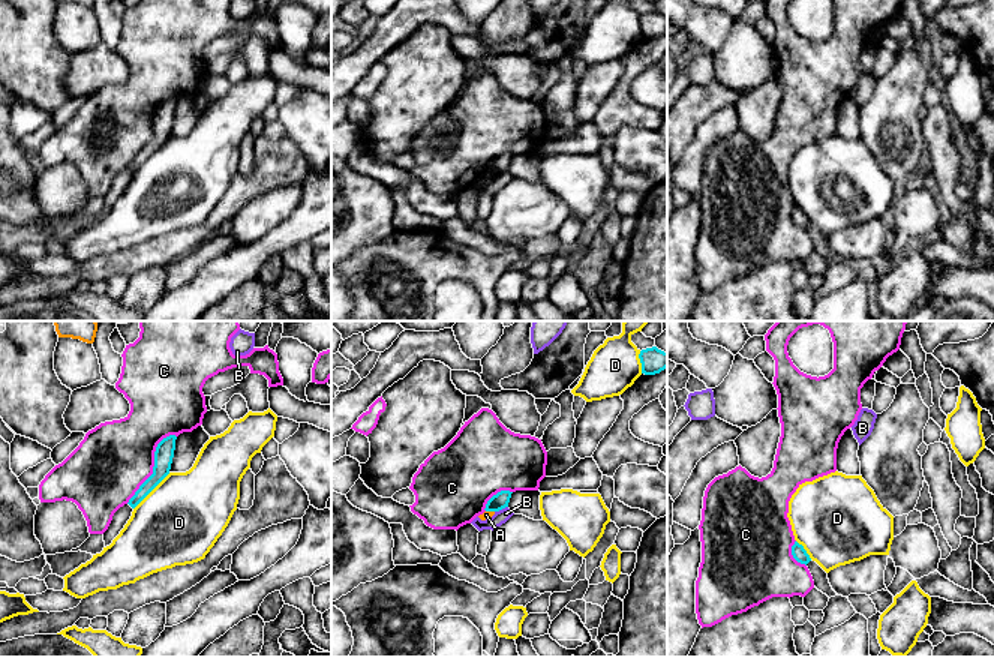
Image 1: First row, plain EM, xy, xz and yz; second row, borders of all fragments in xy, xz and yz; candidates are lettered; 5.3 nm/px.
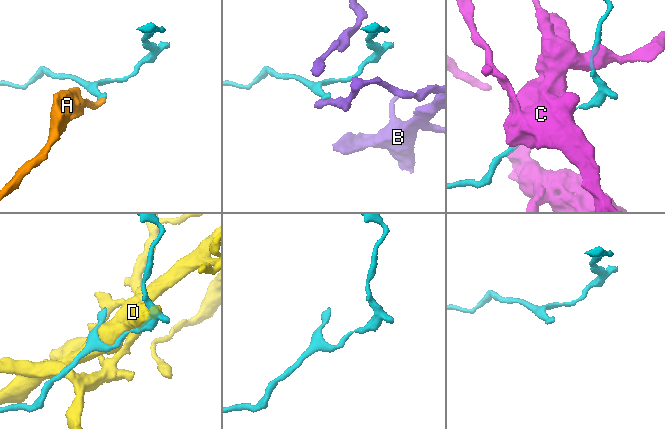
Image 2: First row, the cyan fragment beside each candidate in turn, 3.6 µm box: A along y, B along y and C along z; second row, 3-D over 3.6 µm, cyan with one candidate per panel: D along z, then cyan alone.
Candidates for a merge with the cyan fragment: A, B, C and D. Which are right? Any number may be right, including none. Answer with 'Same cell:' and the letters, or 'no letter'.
Same cell: no letter

